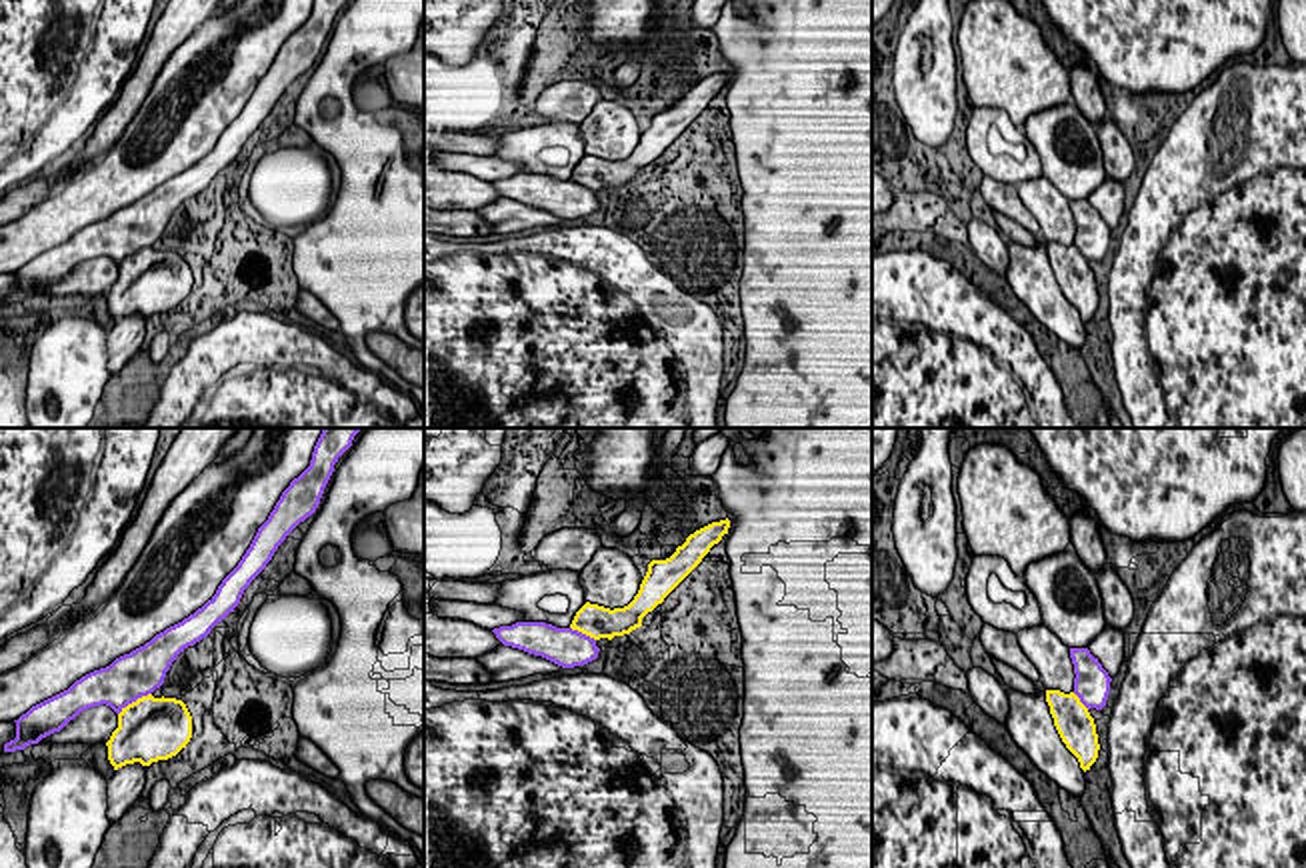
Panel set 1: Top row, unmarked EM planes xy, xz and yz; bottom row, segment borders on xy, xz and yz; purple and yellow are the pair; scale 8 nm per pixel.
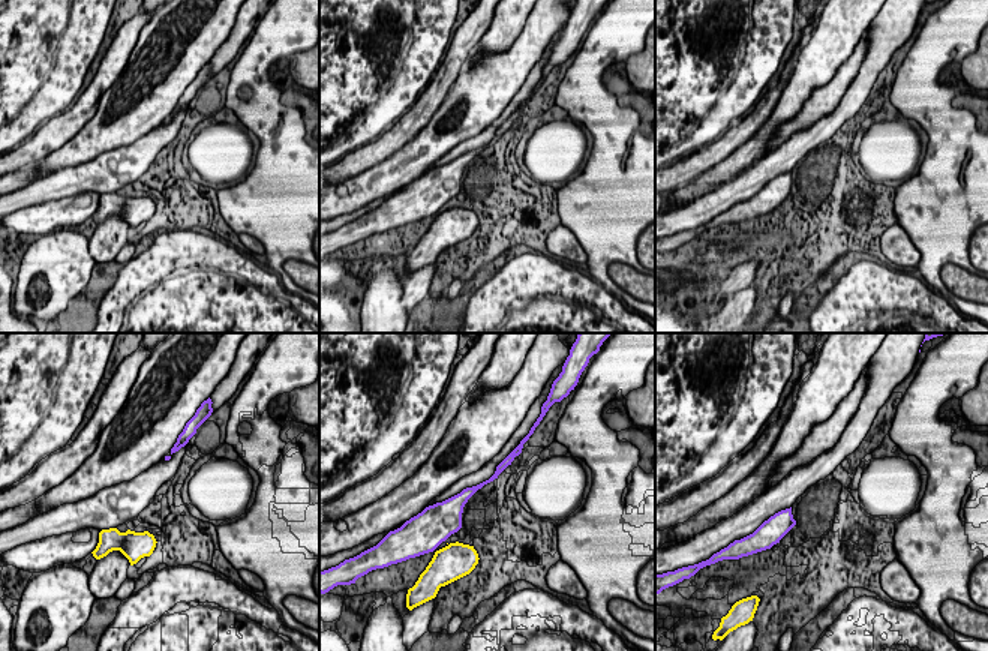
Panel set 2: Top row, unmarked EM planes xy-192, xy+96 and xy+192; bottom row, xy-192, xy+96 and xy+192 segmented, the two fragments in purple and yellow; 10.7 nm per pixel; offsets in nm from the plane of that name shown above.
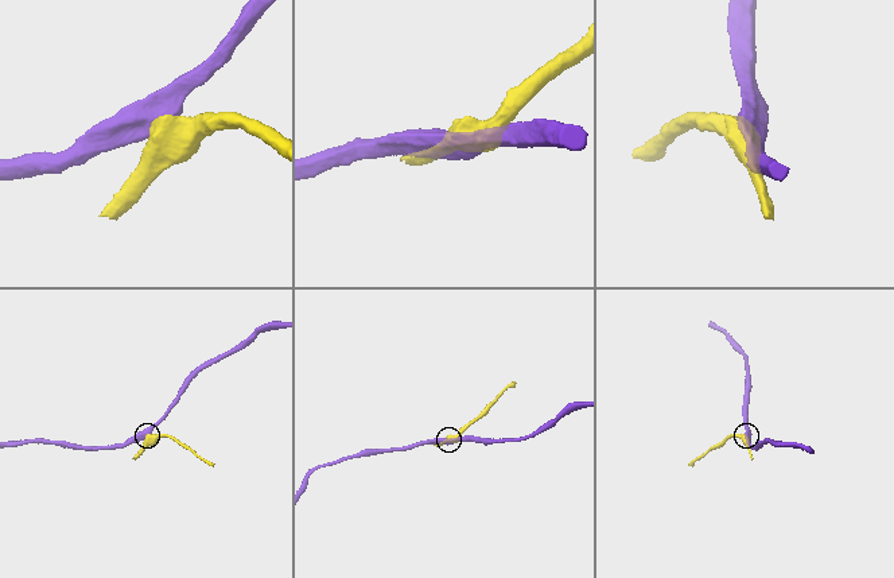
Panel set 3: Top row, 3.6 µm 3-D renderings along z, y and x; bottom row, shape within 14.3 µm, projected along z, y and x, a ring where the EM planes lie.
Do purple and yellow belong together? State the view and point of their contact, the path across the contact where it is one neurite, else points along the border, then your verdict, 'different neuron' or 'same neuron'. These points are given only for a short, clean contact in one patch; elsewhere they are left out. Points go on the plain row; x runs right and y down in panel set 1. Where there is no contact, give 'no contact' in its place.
xy (134, 252) | along xy (150, 244), (132, 252), (118, 266) | different neuron

